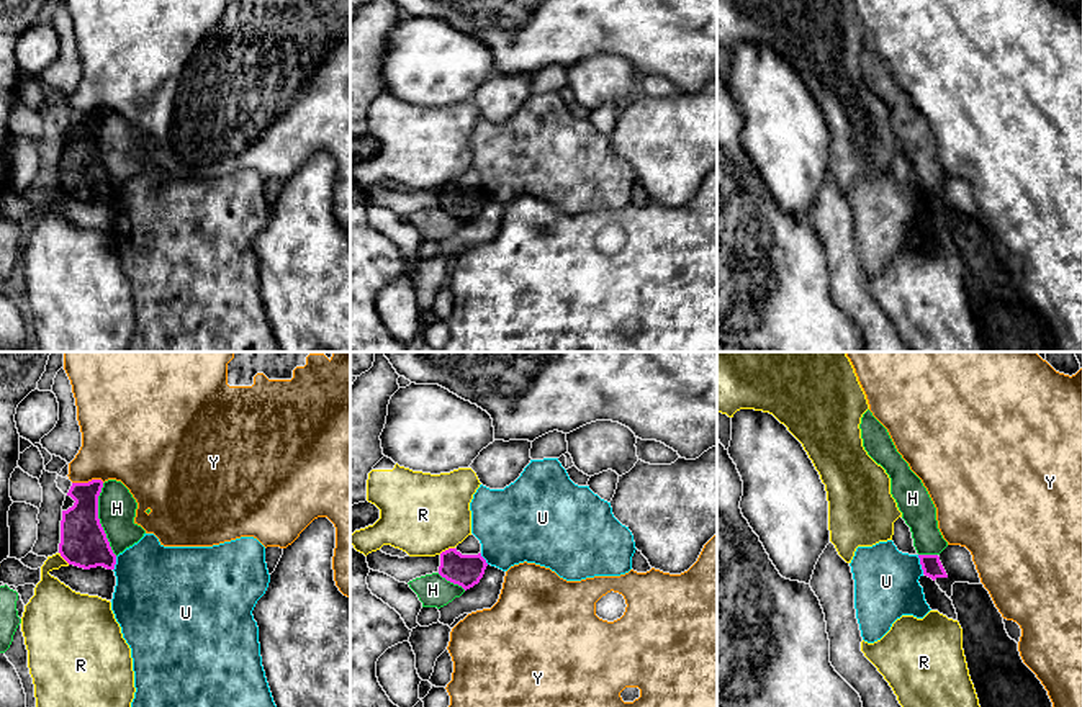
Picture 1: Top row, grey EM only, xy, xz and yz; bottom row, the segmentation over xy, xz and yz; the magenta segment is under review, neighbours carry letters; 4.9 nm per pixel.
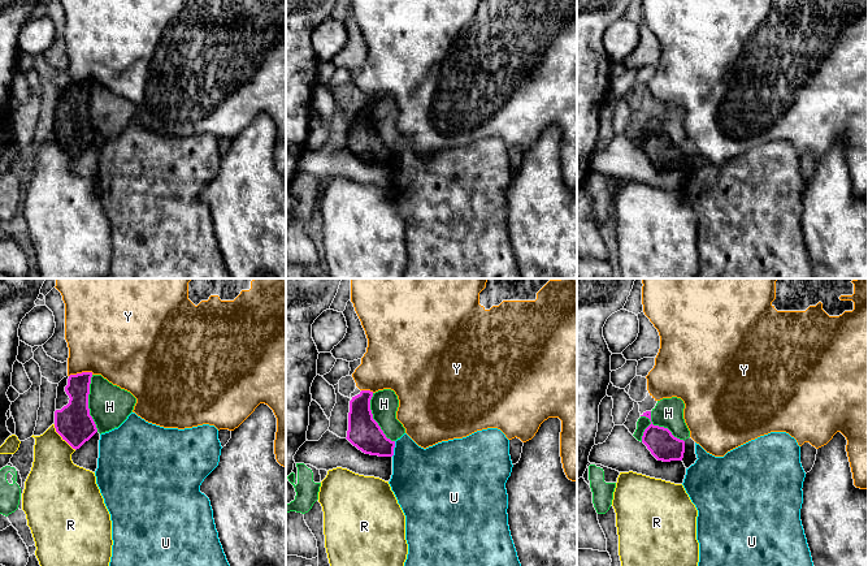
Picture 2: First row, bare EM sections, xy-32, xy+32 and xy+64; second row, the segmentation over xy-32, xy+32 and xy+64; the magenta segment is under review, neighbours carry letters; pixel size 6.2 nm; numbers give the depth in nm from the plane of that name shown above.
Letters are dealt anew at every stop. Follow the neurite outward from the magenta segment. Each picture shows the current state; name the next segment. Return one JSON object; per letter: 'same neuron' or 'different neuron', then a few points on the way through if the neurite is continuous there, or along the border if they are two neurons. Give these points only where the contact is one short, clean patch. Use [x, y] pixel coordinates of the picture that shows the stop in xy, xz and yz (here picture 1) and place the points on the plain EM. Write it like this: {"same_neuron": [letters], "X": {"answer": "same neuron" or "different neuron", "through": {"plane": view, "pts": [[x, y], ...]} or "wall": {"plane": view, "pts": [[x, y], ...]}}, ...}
{"same_neuron": [], "H": {"answer": "different neuron"}, "R": {"answer": "different neuron"}, "U": {"answer": "different neuron", "wall": {"plane": "yz", "pts": [[917, 189], [924, 207]]}}, "Y": {"answer": "different neuron", "wall": {"plane": "xy", "pts": [[103, 115], [72, 117]]}}}

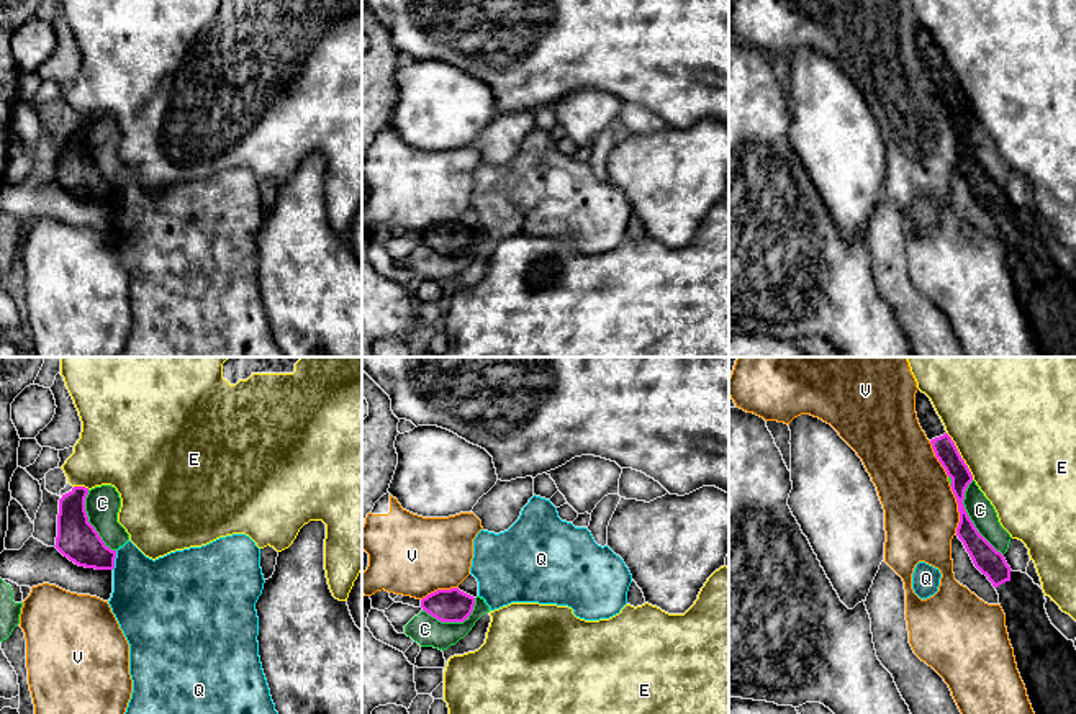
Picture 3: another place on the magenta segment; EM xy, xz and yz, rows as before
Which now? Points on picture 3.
{"same_neuron": [], "C": {"answer": "different neuron"}, "E": {"answer": "different neuron", "wall": {"plane": "yz", "pts": [[945, 66], [973, 112]]}}, "Q": {"answer": "different neuron", "wall": {"plane": "xy", "pts": [[117, 184], [112, 202]]}}, "V": {"answer": "different neuron"}}

